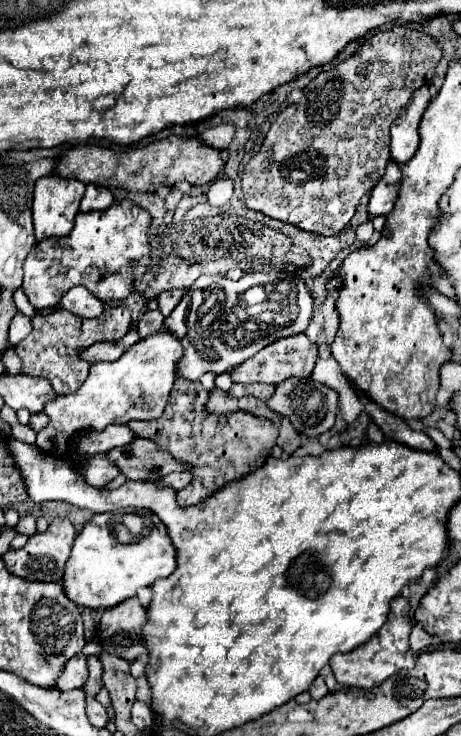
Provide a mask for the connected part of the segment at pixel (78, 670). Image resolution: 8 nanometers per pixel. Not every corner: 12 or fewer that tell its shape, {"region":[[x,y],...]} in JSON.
{"region":[[74,656],[56,680],[58,690],[84,686],[88,678],[86,656]]}

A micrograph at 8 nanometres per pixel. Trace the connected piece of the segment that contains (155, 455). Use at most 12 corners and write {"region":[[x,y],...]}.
{"region":[[134,438],[106,452],[128,480],[154,480],[190,464]]}

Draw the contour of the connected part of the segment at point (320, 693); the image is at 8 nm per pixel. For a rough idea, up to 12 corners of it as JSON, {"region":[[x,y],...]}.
{"region":[[318,678],[310,686],[312,700],[320,700],[328,694],[324,678]]}

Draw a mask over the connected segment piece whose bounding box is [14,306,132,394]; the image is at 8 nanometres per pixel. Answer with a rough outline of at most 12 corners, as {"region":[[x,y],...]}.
{"region":[[56,310],[32,318],[16,344],[22,374],[70,394],[90,364],[76,352],[130,330],[130,310],[82,318]]}

